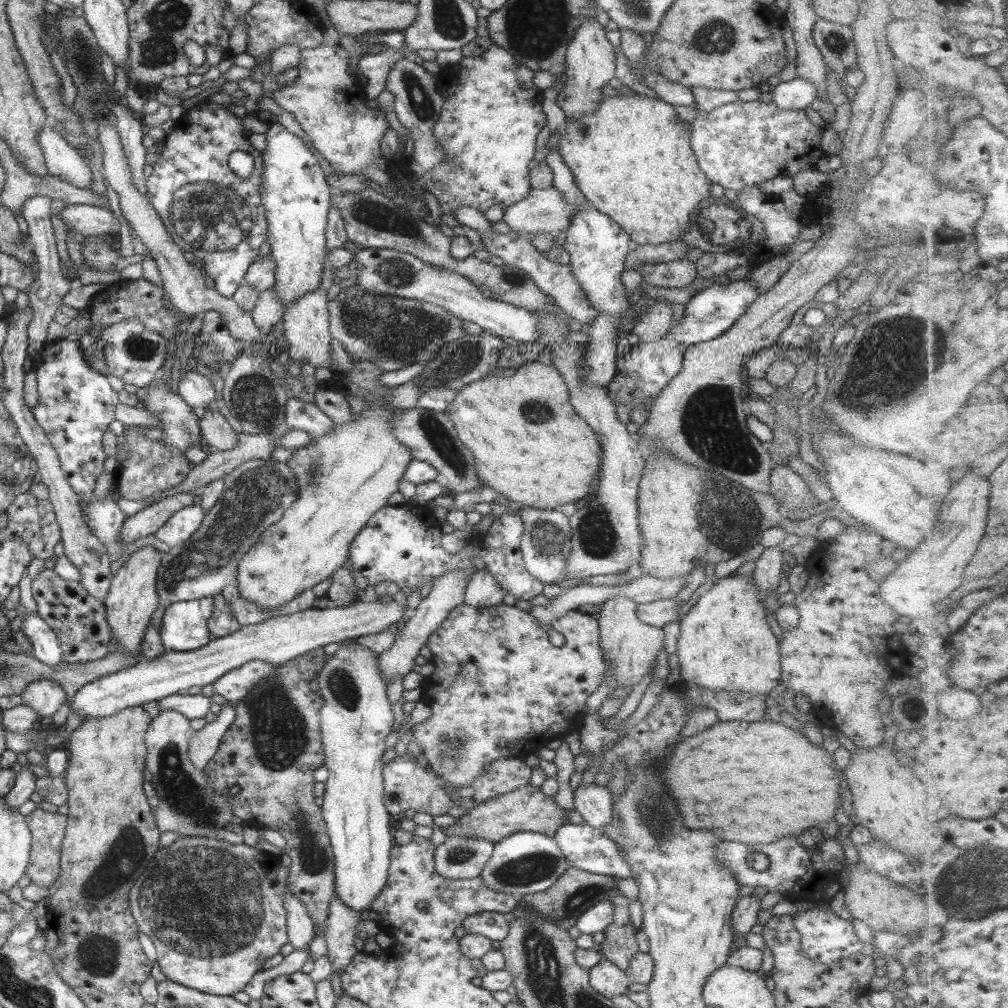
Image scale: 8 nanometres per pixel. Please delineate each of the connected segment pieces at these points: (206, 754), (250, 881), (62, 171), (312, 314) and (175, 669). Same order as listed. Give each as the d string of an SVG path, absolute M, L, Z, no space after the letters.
M235 705L222 706L222 711L218 714L216 720L200 730L194 732L189 740L190 761L196 766L197 770L204 770L208 762L216 755L220 742L224 734L234 723L236 712Z
M190 837L177 838L167 847L158 849L154 858L148 862L148 868L136 879L130 888L129 905L139 932L148 934L156 946L158 963L166 978L188 986L194 990L216 996L231 996L244 990L250 979L264 967L266 960L280 953L280 948L288 943L286 909L284 909L284 892L287 890L289 868L281 865L280 857L271 855L254 847L242 844L231 844L222 839Z
M51 123L42 126L38 134L38 143L42 147L44 164L51 176L62 178L78 188L86 188L92 182L92 171L89 161L84 159L70 143L52 129Z
M320 287L316 291L292 300L292 304L283 308L283 326L285 337L290 347L291 356L296 360L307 362L315 368L332 366L332 338L329 331L329 310L327 291Z
M361 599L348 607L329 605L323 609L312 608L278 615L258 624L241 625L238 631L216 638L198 650L166 651L159 658L142 658L126 669L97 678L74 694L70 711L85 720L105 718L120 710L185 693L190 687L214 685L218 677L253 660L260 659L276 666L288 667L296 657L326 644L340 644L346 639L383 632L390 624L396 624L404 614L409 613L411 611L407 604L400 604L396 600L382 604L379 600L365 602Z

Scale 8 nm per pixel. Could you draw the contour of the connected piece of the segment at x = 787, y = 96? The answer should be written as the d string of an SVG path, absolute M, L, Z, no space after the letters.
M804 78L781 81L772 90L772 102L782 110L802 110L818 98L818 88L814 82Z

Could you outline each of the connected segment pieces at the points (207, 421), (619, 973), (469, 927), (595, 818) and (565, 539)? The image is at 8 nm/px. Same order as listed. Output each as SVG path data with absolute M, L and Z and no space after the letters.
M219 410L206 411L199 421L202 436L213 450L228 450L238 443L239 434L232 429Z
M602 959L589 970L589 983L597 993L612 998L618 995L626 995L632 977L609 960Z
M480 912L470 915L461 924L467 934L480 934L493 940L504 940L509 933L509 923L500 912Z
M595 782L578 786L574 793L574 809L578 810L587 826L604 830L613 822L612 794L607 787Z
M526 507L520 510L520 521L524 523L521 538L521 551L526 570L536 580L544 584L557 584L564 580L566 558L572 550L571 524L569 518L555 509L535 509Z

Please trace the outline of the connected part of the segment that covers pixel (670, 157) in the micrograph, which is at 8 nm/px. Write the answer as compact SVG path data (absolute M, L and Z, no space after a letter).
M622 94L612 97L604 96L604 99L600 100L600 105L596 111L580 117L572 123L565 123L560 126L560 139L558 139L558 154L562 156L562 160L566 162L566 166L570 168L572 174L574 174L574 180L576 186L580 188L580 192L584 194L586 201L589 201L595 210L598 210L601 214L607 215L616 225L620 225L621 228L629 235L633 245L646 245L646 244L666 244L670 242L678 242L683 236L683 229L689 227L690 215L694 213L694 208L710 195L710 188L712 181L702 172L702 169L698 167L698 157L694 154L692 147L690 146L690 138L692 136L692 126L686 120L680 118L674 105L668 104L660 99L649 98L646 95L636 94Z

